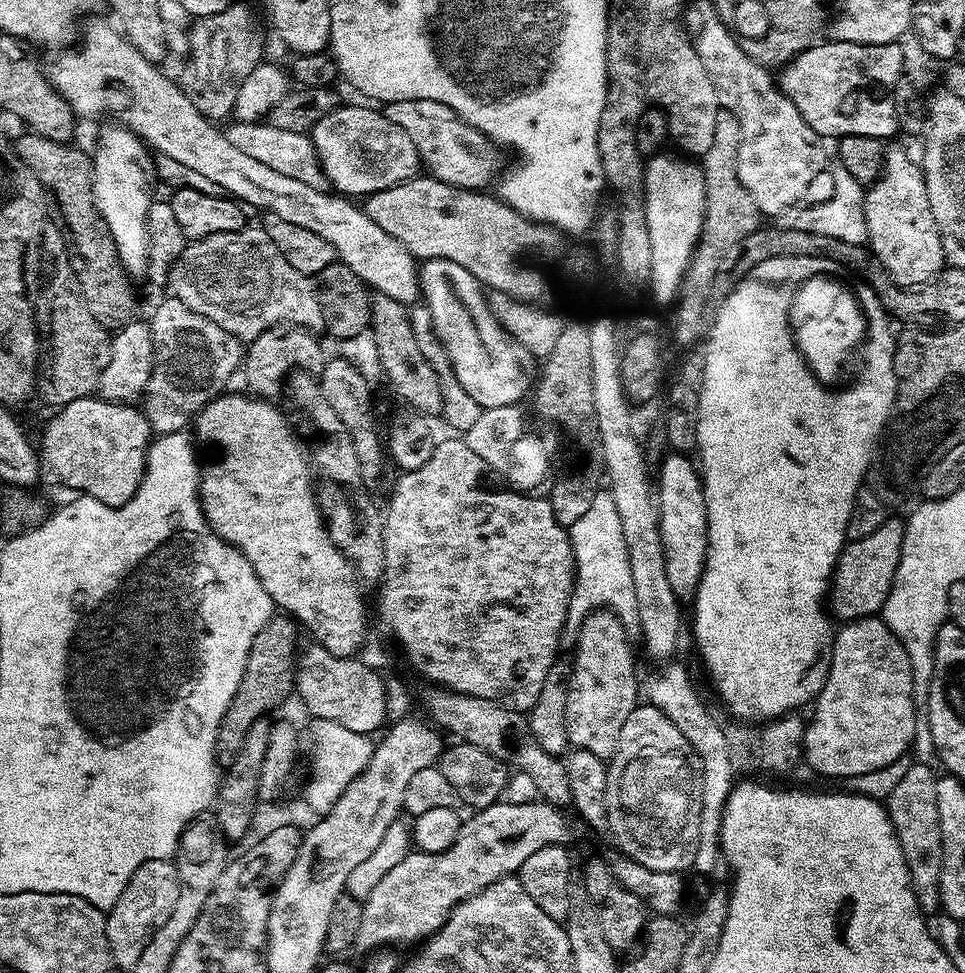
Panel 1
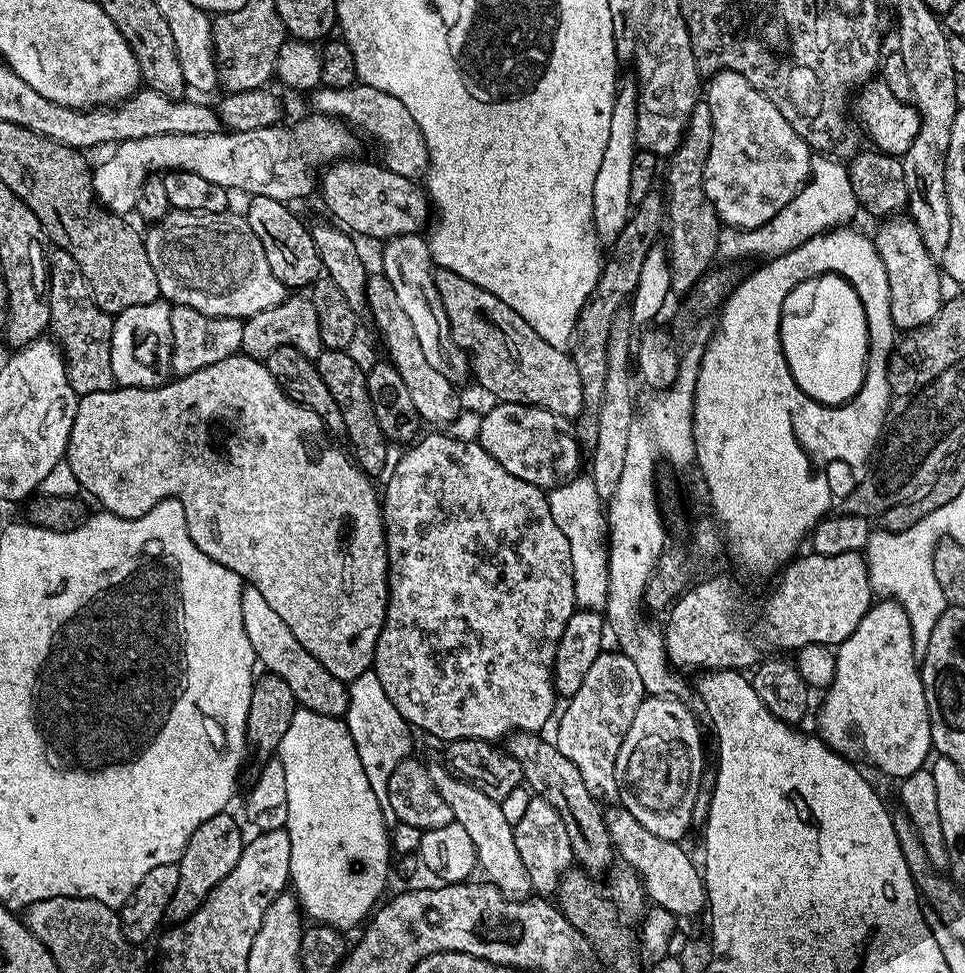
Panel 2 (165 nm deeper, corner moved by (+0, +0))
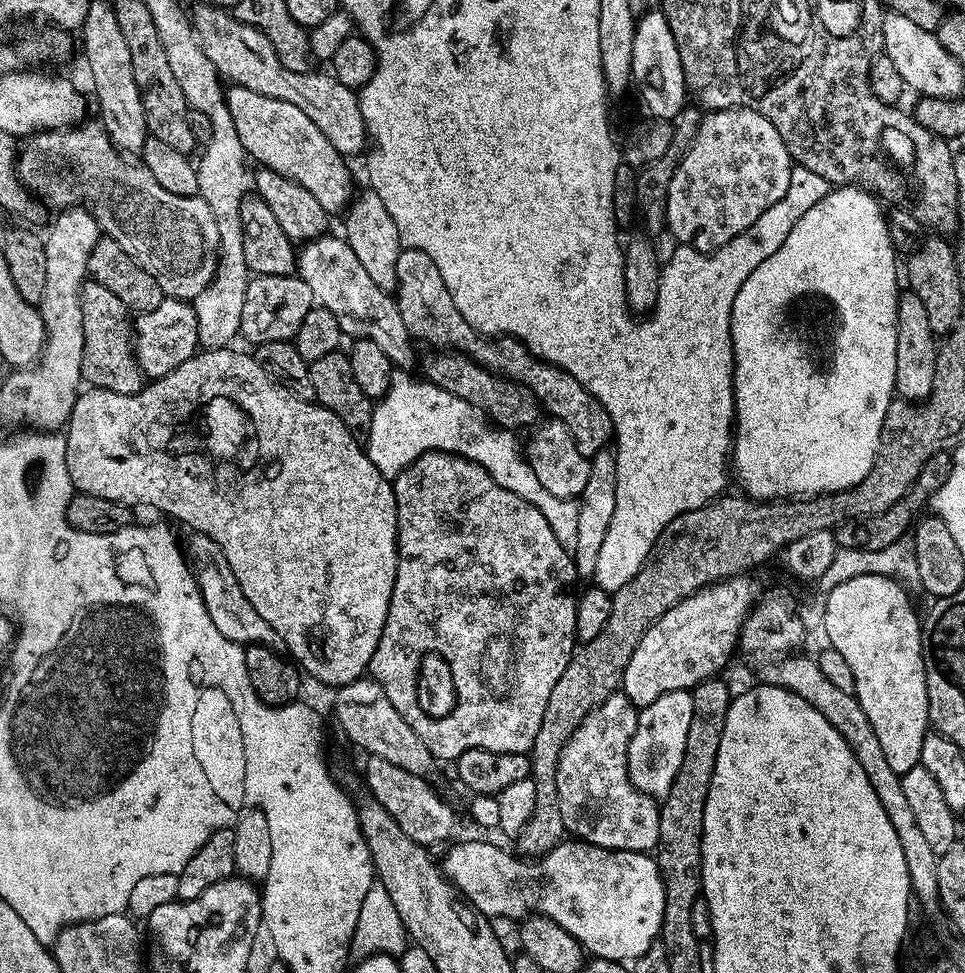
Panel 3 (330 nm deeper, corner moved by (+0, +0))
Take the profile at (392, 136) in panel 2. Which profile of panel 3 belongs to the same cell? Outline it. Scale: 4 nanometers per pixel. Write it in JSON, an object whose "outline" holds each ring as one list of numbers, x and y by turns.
{"outline":[[208,2,198,5,194,10,191,9,190,19,202,50,206,50,206,56,210,58,210,62,214,62,214,66,225,81,232,80,228,82,246,90,254,90,254,94,266,94,266,98,278,98,282,102,290,102,290,106,298,106,298,110,302,110,302,114,306,114,306,118,310,118,310,122,314,122,314,126,318,126,318,130,326,134,330,146,334,146,334,150,338,150,346,158,353,158,352,156,358,155,360,151,361,153,365,151,370,137,368,127,364,125,362,118,359,95,353,89,342,86,342,82,338,82,335,76,327,71,324,73,316,72,317,70,306,72,286,70,266,33,253,24,238,22,231,11,218,8,215,3]]}

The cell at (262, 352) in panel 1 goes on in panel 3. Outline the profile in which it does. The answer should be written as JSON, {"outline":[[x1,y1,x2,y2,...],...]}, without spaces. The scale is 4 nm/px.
{"outline":[[266,274,253,275,246,286,246,302,242,302,242,322,240,336,248,339,252,346,266,342,295,341,302,326,302,320,314,307,310,286,299,274,279,276]]}

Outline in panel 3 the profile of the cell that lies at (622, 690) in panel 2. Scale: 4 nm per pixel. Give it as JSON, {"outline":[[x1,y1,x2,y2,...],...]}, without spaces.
{"outline":[[613,694,584,719,582,726,574,730,574,734,562,750,562,758,556,771,558,806,562,810,565,829,585,844,612,848,615,852,651,853,658,842,660,810,657,801,639,792,628,777,628,747,630,738,634,738,637,715,638,708,625,695]]}

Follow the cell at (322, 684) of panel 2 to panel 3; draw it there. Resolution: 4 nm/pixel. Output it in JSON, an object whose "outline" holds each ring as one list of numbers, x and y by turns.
{"outline":[[192,532,189,537,186,552,190,557,196,585,200,588,204,605,210,614,210,620,214,622,214,626,218,626,218,634,230,638,241,646,250,644,275,645,277,638,274,630,262,619,262,614,258,614,258,610,254,610,254,606,250,606,246,594,242,594,242,590,238,586,238,578,234,578,218,542,214,542,201,532]]}

